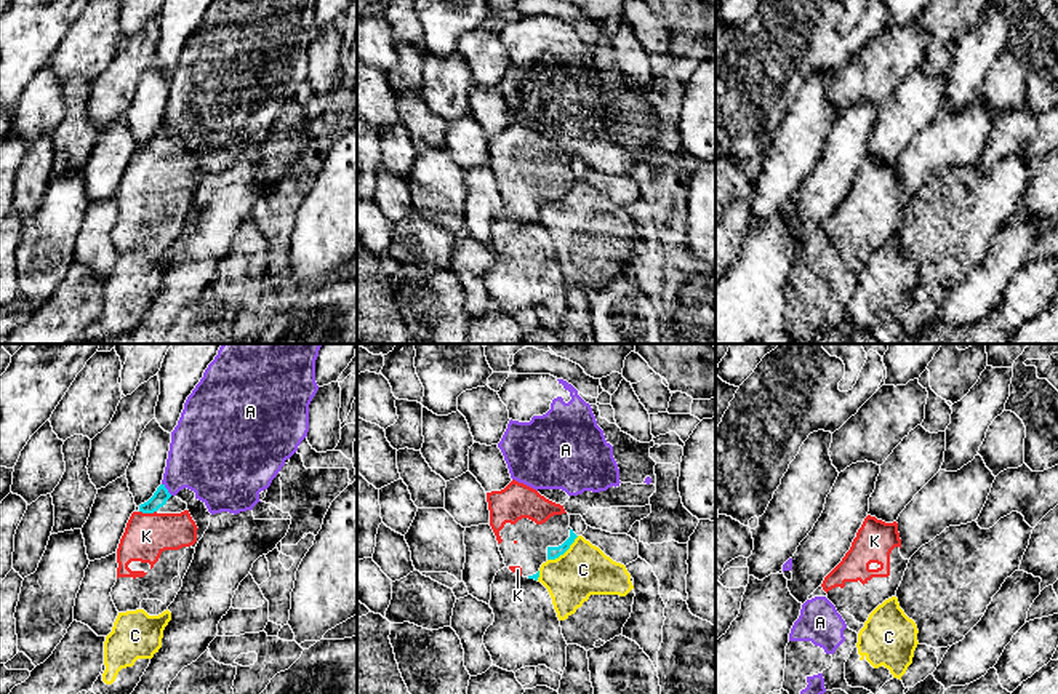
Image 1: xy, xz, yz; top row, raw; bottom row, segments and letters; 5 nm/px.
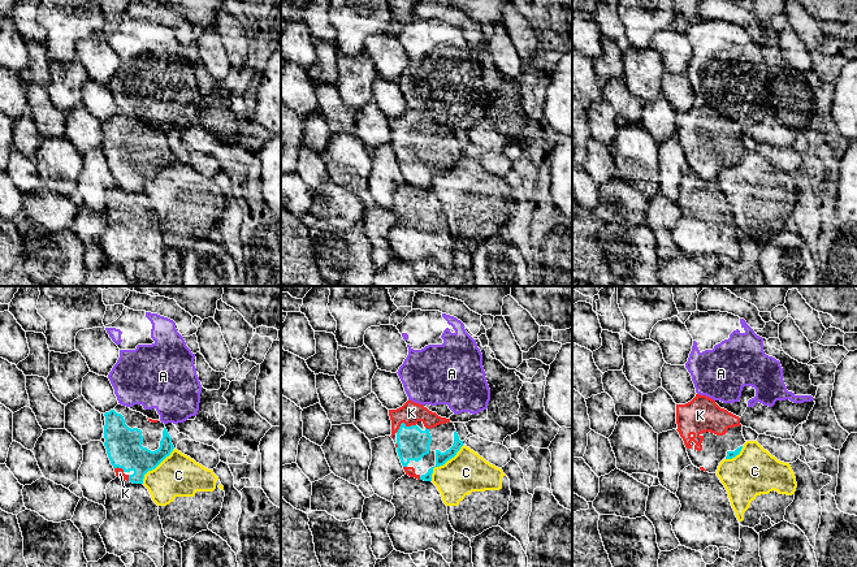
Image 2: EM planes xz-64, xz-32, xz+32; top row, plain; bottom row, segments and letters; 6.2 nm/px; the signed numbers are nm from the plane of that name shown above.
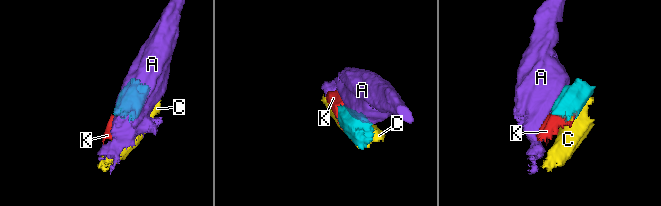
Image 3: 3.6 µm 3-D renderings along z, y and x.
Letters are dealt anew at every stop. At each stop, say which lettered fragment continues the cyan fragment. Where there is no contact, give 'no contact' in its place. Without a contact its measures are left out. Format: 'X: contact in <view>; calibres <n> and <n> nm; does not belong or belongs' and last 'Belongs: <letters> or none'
A: contact in xy; calibres 80 and 360 nm; does not belong
C: contact in xz; calibres 60 and 260 nm; does not belong
K: contact in xy; calibres 80 and 220 nm; belongs
Belongs: K

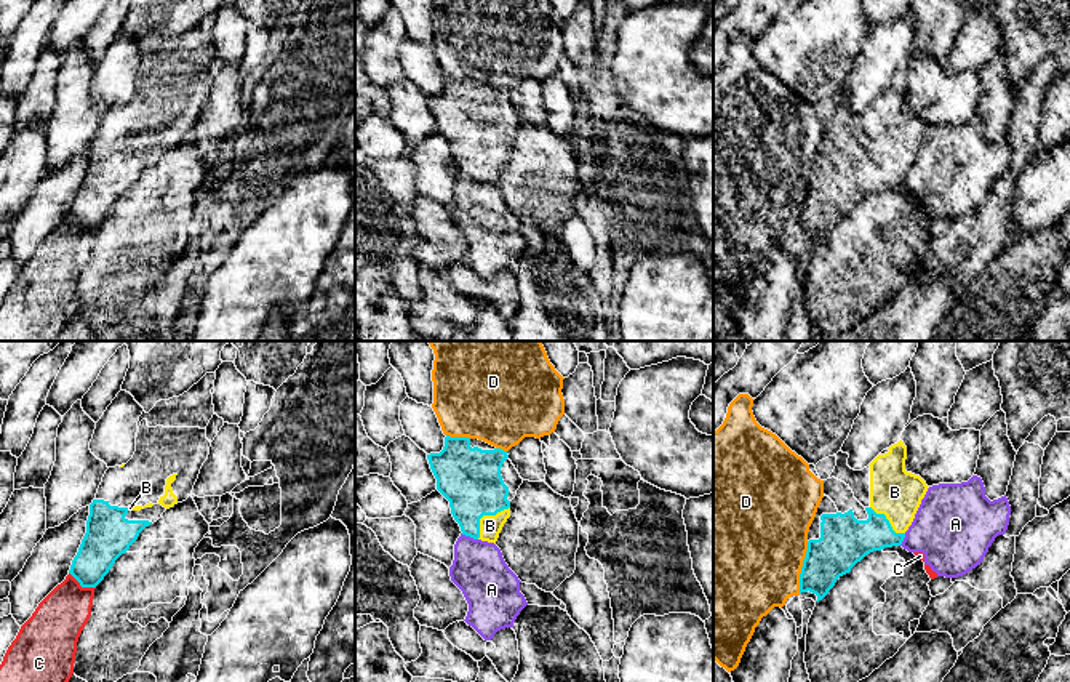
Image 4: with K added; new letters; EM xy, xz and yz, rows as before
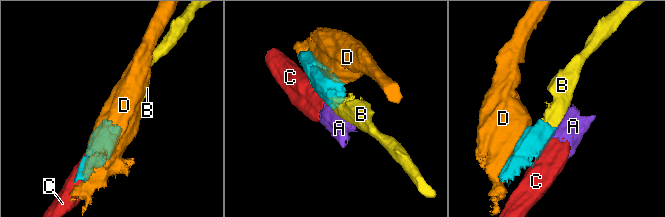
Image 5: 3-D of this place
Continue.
A: contact in xz; calibres 300 and 280 nm; does not belong
B: contact in xz; calibres 300 and 110 nm; belongs
C: contact in xy; calibres 200 and 260 nm; does not belong
D: contact in yz; calibres 240 and 500 nm; does not belong
Belongs: B

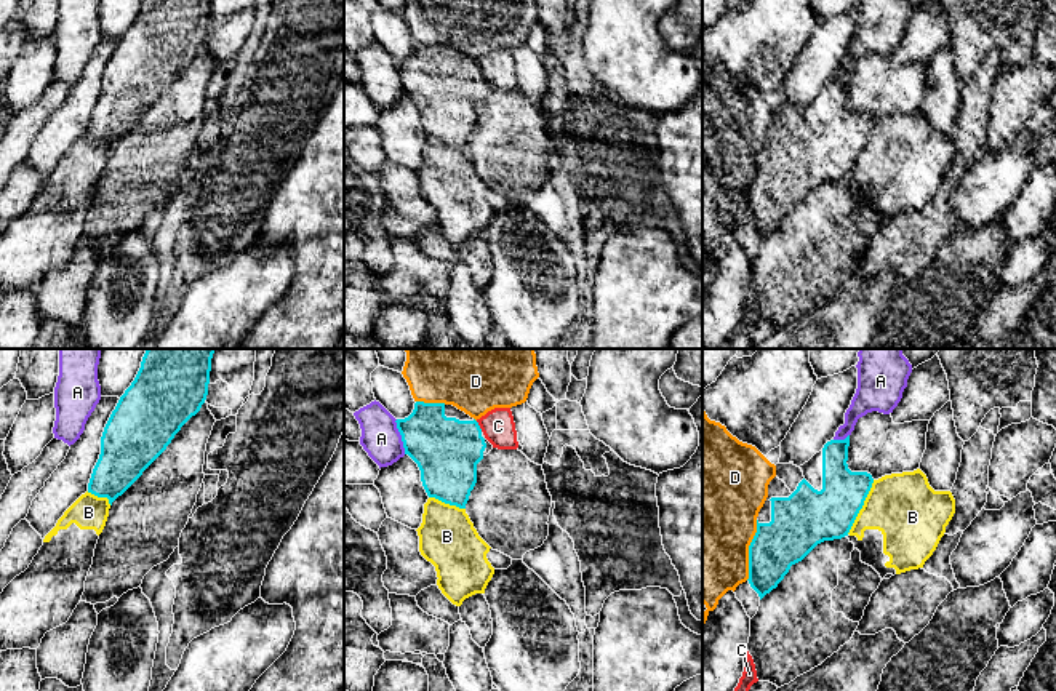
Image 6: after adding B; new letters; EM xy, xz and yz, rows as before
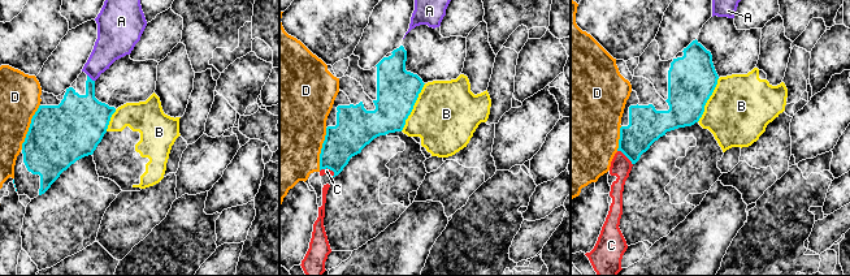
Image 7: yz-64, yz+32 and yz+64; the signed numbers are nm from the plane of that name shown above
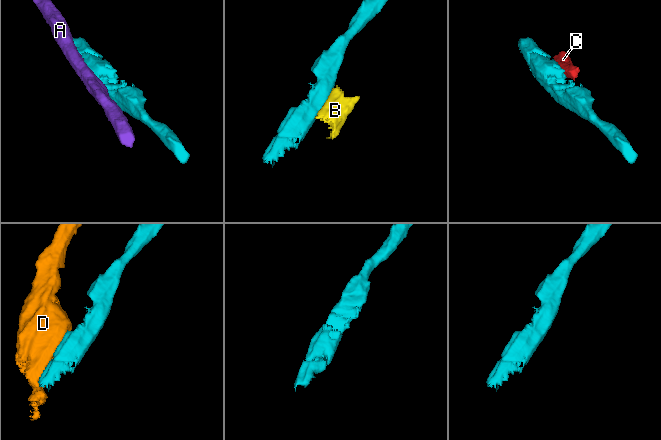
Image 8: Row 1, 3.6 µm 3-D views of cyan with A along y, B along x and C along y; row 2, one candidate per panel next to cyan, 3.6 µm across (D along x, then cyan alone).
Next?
A: contact in xz; calibres 320 and 190 nm; does not belong
B: contact in yz; calibres 260 and 340 nm; does not belong
C: contact in xz; calibres 320 and 170 nm; does not belong
D: contact in yz; calibres 260 and 480 nm; does not belong
Belongs: none

